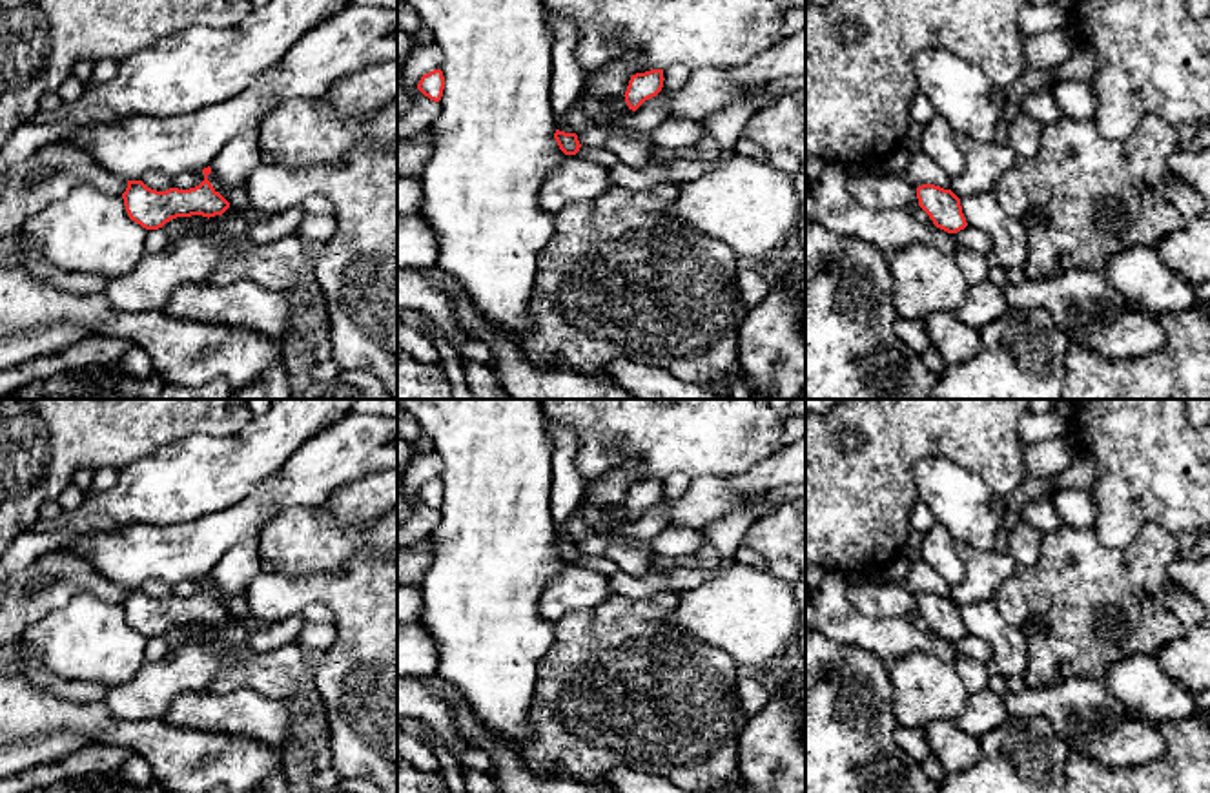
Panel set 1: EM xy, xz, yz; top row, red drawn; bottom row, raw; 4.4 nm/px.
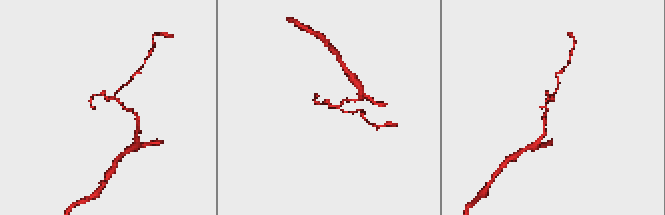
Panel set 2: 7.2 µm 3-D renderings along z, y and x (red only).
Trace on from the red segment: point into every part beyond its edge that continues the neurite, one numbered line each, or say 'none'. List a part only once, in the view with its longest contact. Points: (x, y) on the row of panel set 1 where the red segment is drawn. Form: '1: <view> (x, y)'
none

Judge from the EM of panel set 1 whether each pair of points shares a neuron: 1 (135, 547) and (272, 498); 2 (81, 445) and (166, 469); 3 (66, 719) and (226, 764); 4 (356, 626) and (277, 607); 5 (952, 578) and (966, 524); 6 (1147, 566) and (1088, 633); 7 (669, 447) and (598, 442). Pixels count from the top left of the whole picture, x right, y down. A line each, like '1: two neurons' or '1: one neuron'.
1: one neuron
2: two neurons
3: one neuron
4: one neuron
5: two neurons
6: one neuron
7: one neuron

